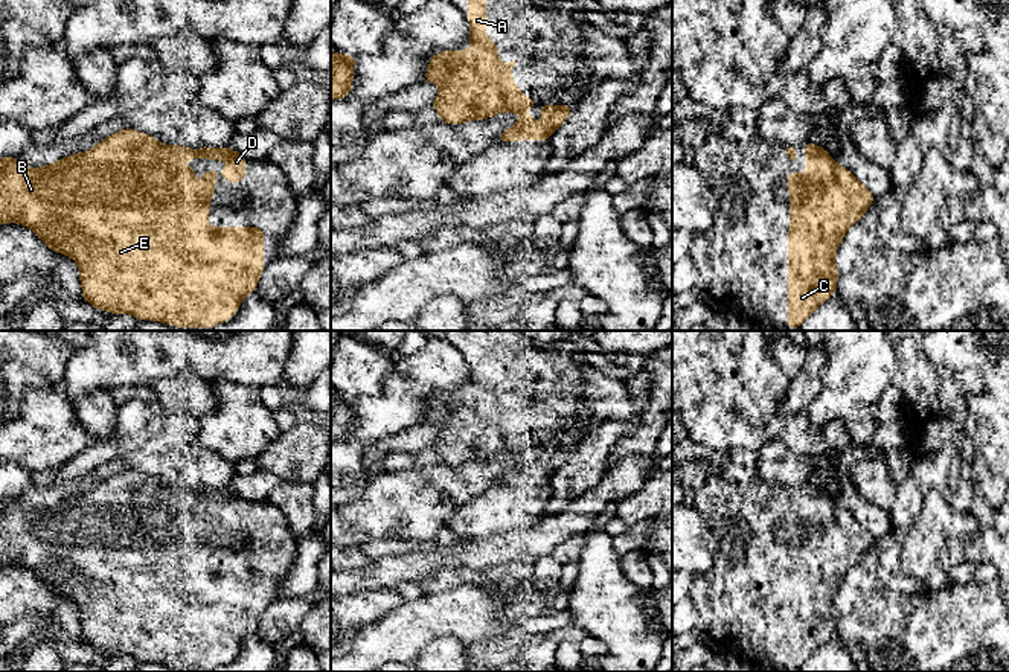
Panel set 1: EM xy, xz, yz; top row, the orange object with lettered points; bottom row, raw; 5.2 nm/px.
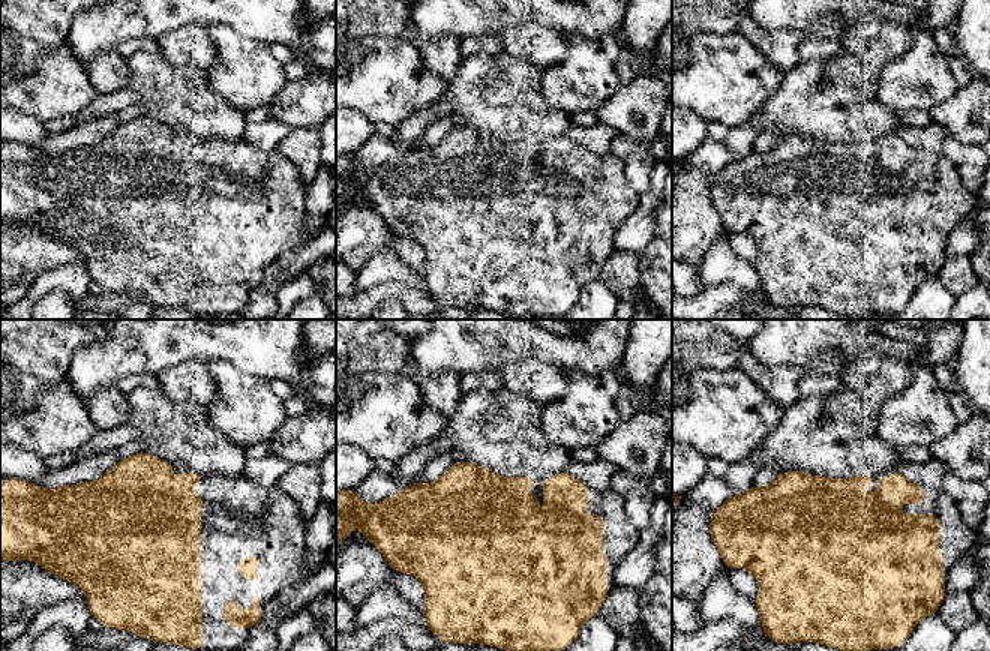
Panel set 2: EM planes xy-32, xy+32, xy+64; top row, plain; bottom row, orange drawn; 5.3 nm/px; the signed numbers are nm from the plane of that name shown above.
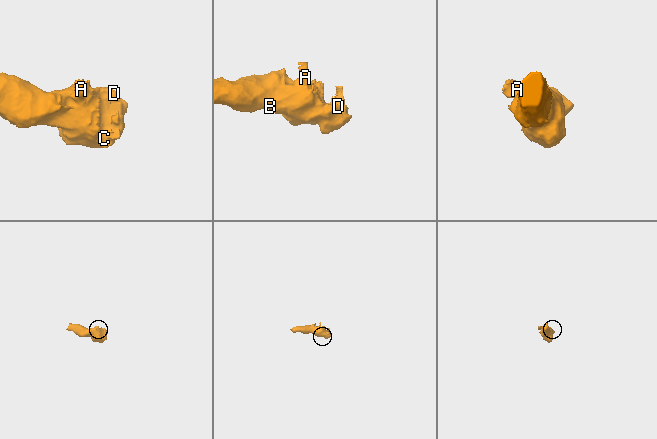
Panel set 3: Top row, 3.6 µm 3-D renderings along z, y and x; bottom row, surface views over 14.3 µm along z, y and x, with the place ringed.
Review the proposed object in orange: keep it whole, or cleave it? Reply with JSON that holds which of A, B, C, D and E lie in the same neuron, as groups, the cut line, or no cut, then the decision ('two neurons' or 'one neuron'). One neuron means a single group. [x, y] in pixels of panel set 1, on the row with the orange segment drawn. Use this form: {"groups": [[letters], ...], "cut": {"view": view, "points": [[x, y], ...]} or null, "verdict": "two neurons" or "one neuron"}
{"groups": [["A", "B", "C", "D", "E"]], "cut": null, "verdict": "one neuron"}

